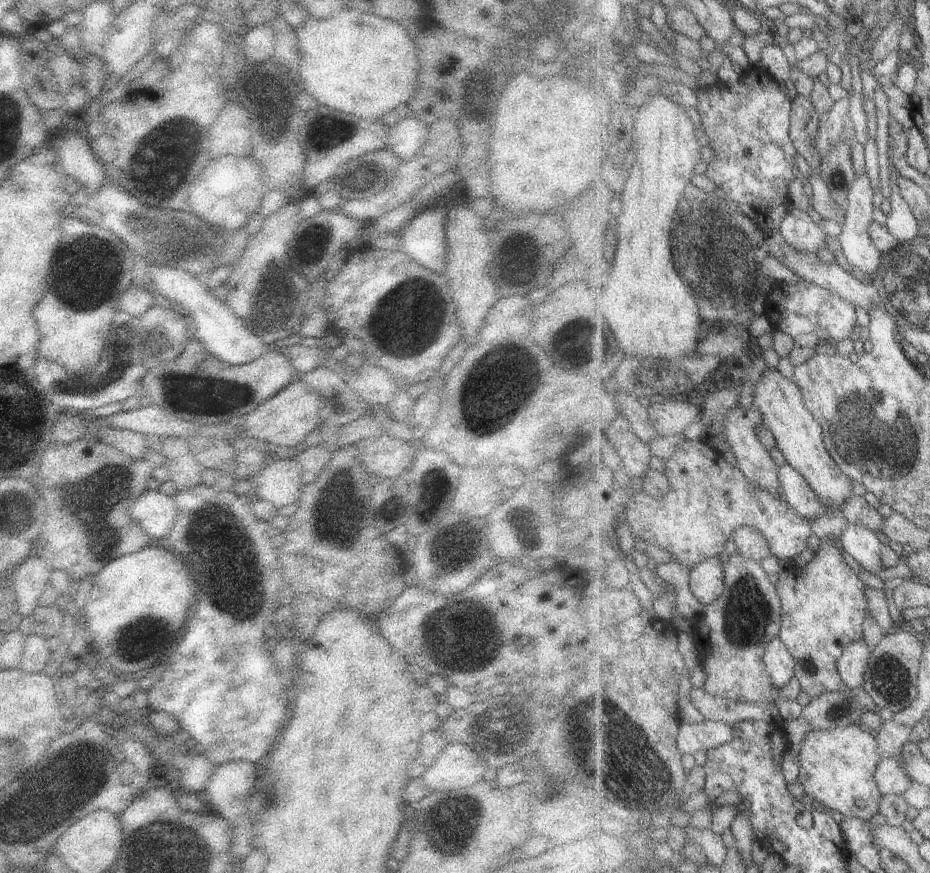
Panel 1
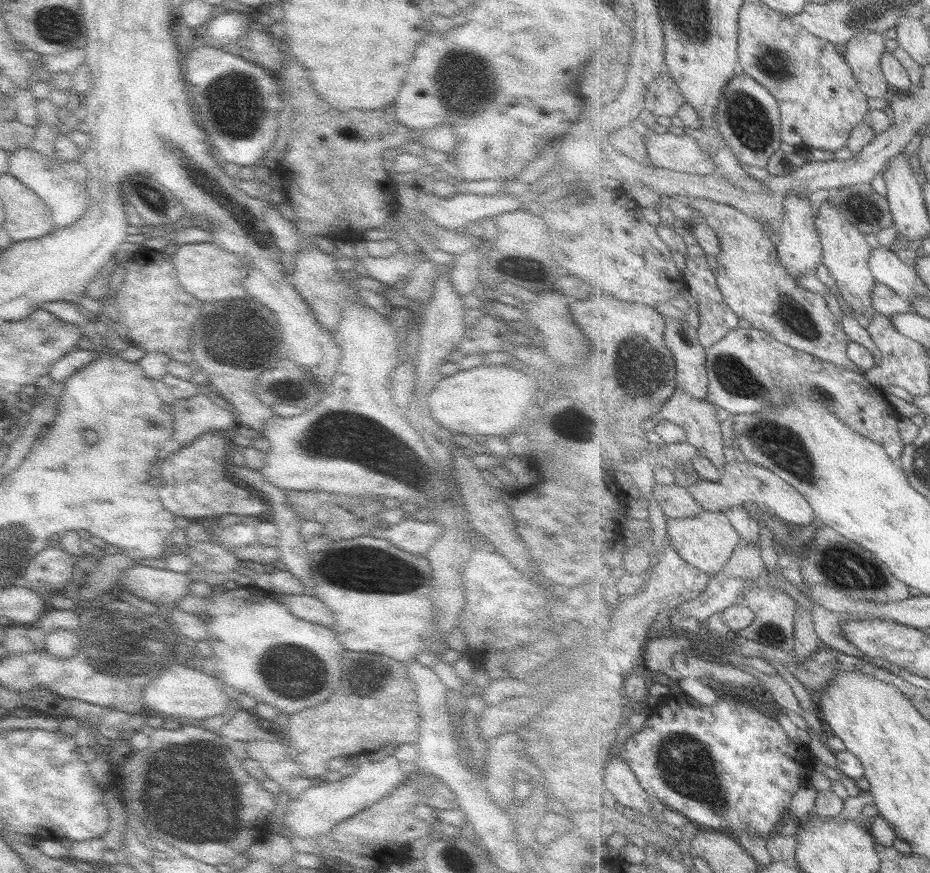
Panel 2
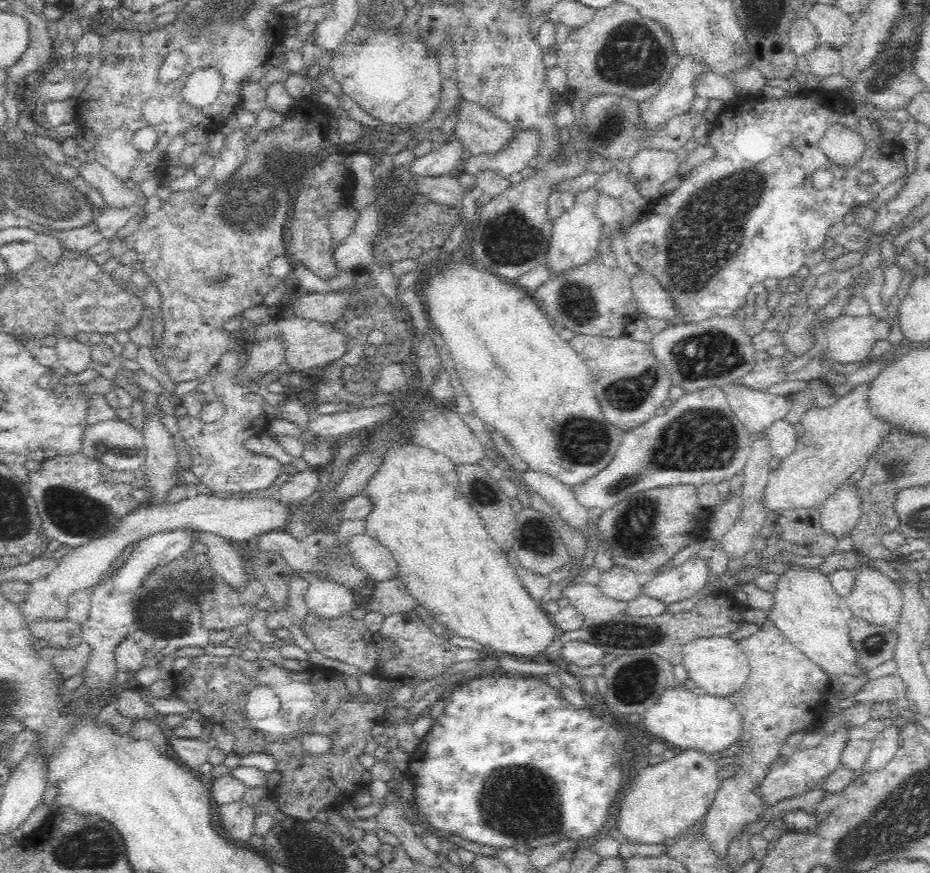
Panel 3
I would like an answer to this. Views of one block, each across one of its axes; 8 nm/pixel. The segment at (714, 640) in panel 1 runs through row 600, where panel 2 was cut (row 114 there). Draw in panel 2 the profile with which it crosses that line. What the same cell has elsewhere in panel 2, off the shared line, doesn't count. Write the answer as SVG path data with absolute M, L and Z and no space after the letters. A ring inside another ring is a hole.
M745 72L736 74L725 84L714 121L740 162L765 169L769 158L784 144L782 114L778 101L772 92Z

